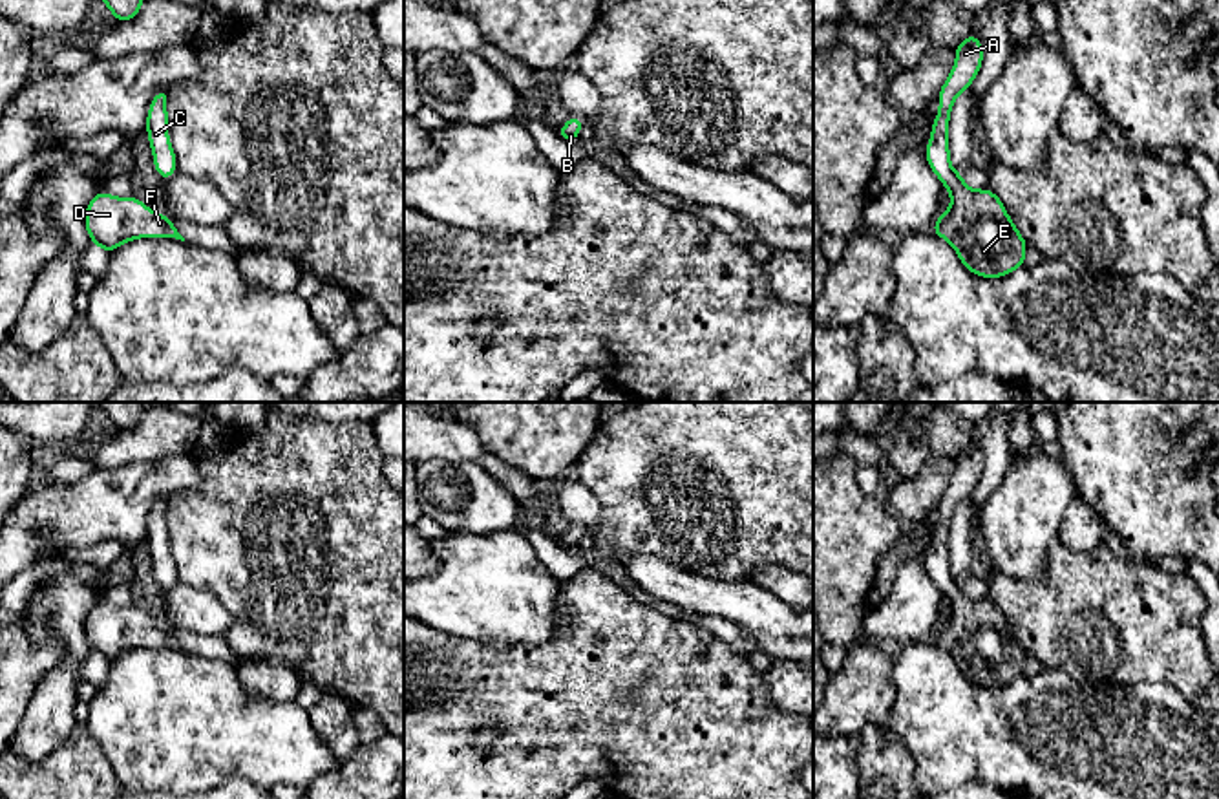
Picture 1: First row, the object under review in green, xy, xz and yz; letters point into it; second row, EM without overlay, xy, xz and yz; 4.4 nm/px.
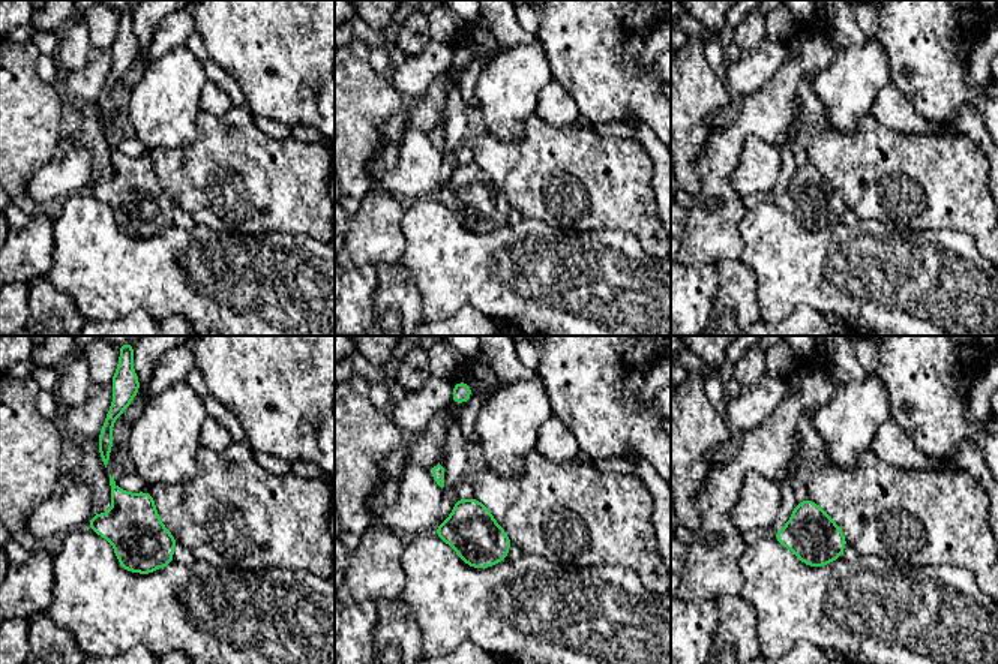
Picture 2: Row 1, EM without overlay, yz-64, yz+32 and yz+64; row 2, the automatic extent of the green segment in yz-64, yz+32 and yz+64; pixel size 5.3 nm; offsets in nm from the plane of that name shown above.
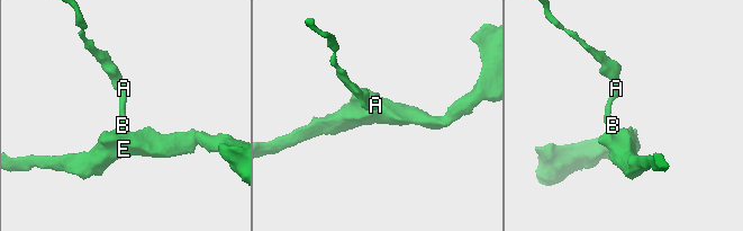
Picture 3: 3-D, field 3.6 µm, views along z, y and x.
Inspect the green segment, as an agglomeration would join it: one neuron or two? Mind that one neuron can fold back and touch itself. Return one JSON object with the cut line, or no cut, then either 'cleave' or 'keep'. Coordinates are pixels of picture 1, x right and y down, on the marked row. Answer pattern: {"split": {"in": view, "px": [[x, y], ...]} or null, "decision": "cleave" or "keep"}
{"split": null, "decision": "keep"}

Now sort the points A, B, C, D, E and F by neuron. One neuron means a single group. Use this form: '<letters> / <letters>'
A B C D E F

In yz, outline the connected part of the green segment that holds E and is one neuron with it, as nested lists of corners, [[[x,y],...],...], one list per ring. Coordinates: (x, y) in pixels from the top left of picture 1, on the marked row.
[[[970,33],[956,49],[956,62],[938,93],[939,112],[932,124],[925,159],[950,192],[950,207],[932,230],[947,240],[965,269],[983,278],[1007,276],[1025,261],[1027,241],[1011,221],[1002,199],[989,188],[970,190],[963,176],[950,166],[949,119],[956,97],[976,79],[983,46]]]

